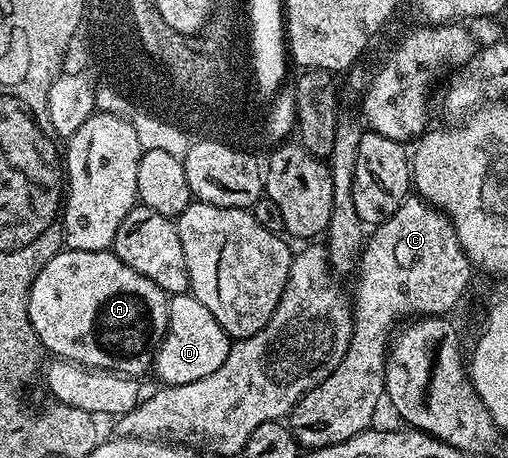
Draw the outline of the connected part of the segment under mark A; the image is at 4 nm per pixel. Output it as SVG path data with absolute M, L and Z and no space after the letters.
M65 248L51 260L47 260L47 264L35 276L35 280L29 289L29 319L39 336L42 347L48 353L50 350L50 355L66 358L69 362L87 366L91 370L113 370L117 374L141 376L144 370L148 371L152 367L155 347L161 343L165 335L167 320L169 319L169 299L170 295L162 292L159 284L155 284L151 280L147 280L147 276L135 272L135 268L127 268L127 264L123 264L123 260L119 260L119 256L115 256L112 249L70 250Z

